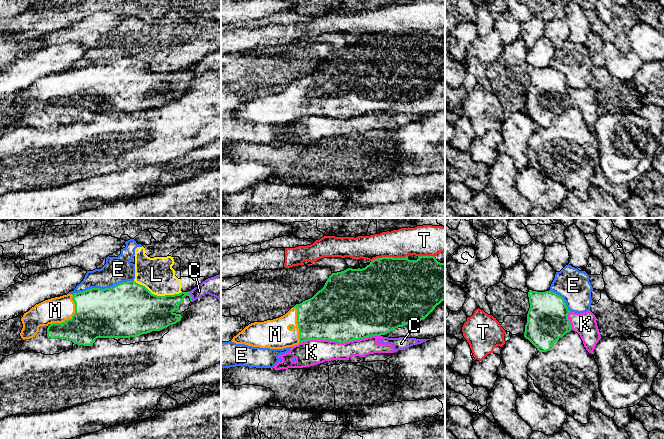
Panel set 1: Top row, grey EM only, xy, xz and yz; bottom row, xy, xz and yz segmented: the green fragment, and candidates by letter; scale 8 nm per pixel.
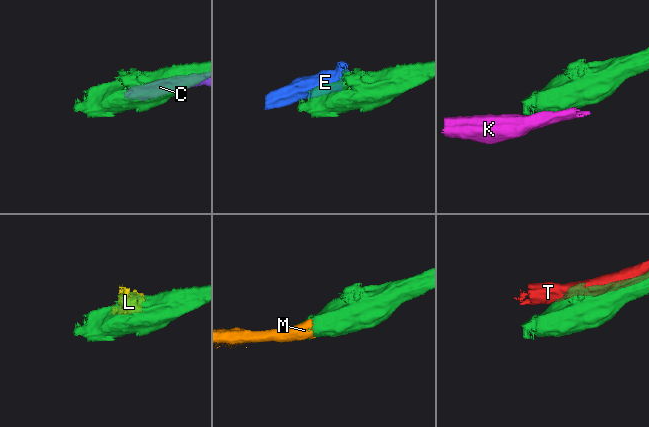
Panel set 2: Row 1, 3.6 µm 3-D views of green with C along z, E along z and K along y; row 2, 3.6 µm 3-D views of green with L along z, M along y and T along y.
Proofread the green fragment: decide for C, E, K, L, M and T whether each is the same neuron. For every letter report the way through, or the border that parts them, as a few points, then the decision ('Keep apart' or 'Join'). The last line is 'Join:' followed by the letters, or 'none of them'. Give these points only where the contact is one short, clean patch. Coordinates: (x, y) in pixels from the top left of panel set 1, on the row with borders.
C: Boundary: xy (187, 292), (191, 296), (192, 301). Keep apart
E: Keep apart
K: Keep apart
L: Boundary: xy (134, 280), (157, 295), (173, 295), (181, 292). Keep apart
M: Path across: xy (99, 313), (72, 316), (55, 310). Join
T: Keep apart
Join: M

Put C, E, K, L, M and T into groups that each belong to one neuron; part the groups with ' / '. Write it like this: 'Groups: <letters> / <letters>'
Groups: C K / E L / M / T

